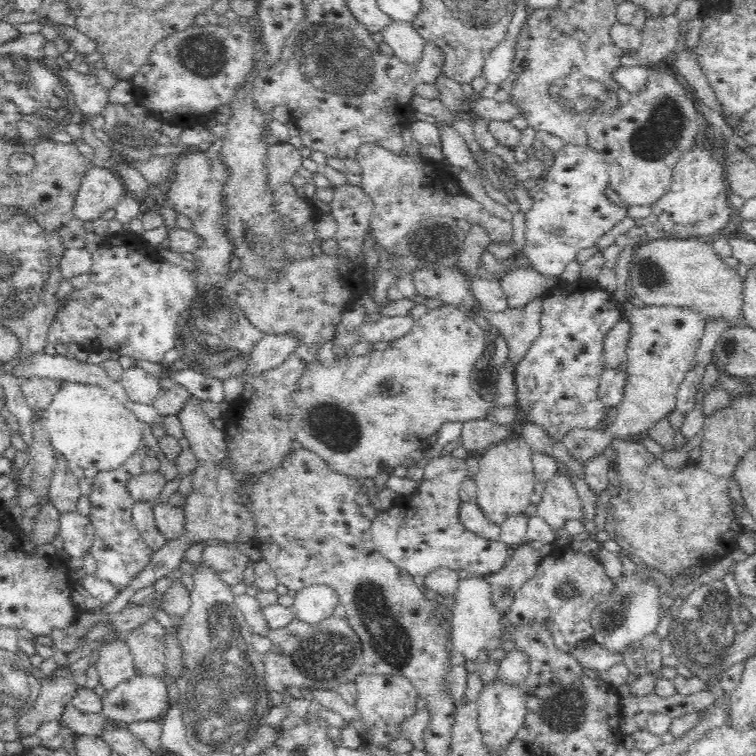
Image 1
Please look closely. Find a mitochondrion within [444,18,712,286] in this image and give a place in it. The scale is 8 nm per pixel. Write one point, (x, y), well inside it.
(659, 134)

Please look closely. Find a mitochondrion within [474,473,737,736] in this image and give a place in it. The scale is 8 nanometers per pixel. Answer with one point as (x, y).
(705, 629)

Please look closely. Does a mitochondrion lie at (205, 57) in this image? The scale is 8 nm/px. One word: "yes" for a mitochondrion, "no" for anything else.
yes

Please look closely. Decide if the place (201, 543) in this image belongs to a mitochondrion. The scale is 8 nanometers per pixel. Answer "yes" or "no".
no

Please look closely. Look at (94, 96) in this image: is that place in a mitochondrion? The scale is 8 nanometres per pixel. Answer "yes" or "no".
no

